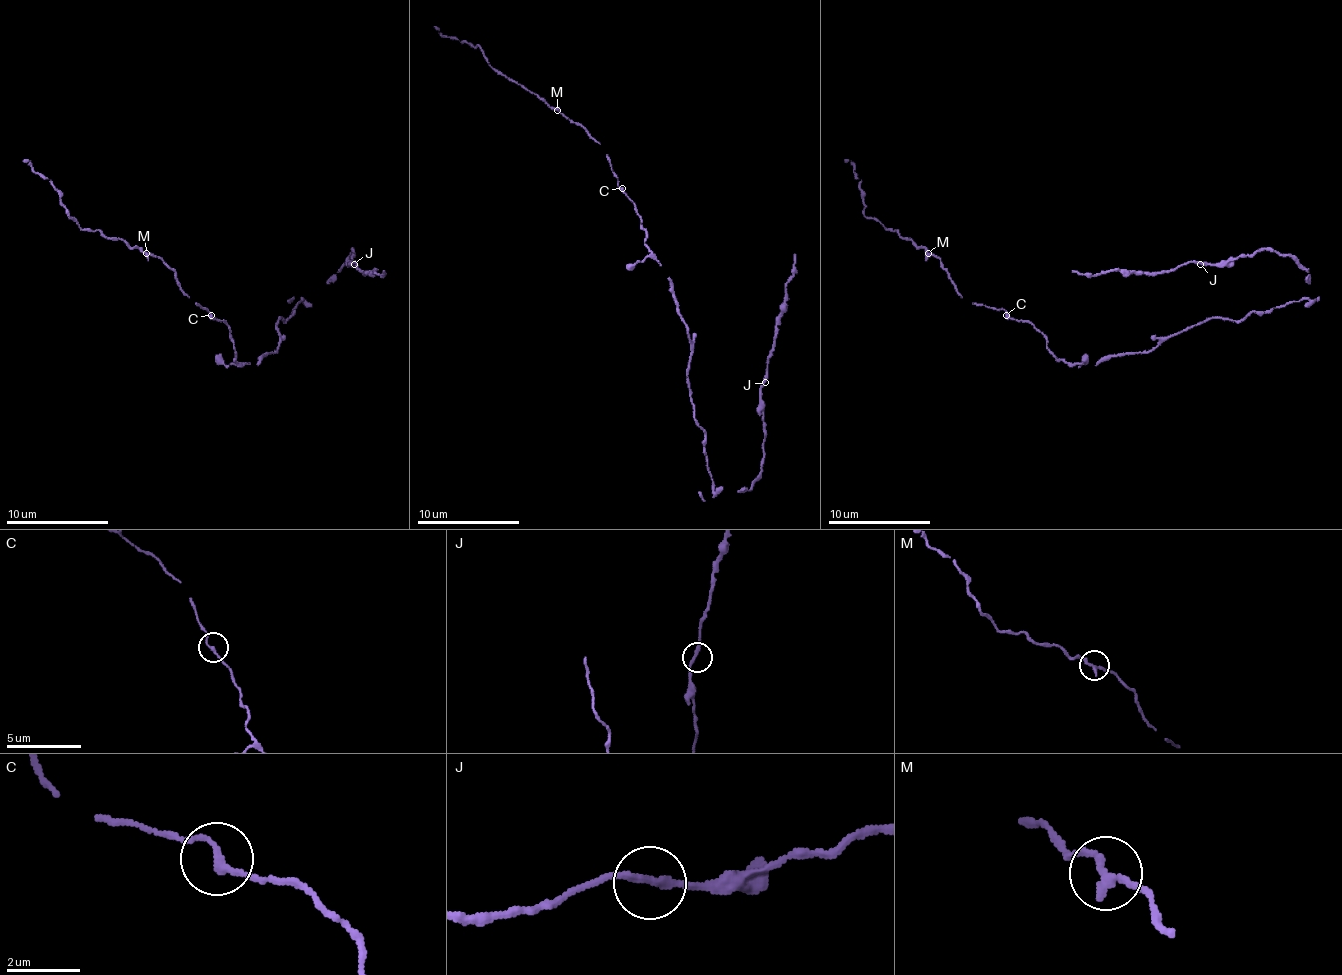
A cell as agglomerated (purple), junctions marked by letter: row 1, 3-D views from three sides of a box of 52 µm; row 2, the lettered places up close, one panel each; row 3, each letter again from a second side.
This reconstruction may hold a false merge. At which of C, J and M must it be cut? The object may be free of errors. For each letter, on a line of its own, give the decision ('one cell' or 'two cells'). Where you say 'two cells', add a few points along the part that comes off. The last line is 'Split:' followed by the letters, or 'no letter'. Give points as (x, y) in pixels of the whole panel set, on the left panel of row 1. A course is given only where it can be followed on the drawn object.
C: one cell
J: one cell
M: one cell
Split: no letter

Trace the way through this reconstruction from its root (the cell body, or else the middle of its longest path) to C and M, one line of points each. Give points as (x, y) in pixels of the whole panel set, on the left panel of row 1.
C: (272, 353), (267, 353), (257, 363), (239, 363), (234, 358), (231, 330), (211, 315)
M: (272, 353), (257, 363), (239, 363), (234, 358), (231, 330), (188, 297), (175, 274), (160, 258), (147, 253)

